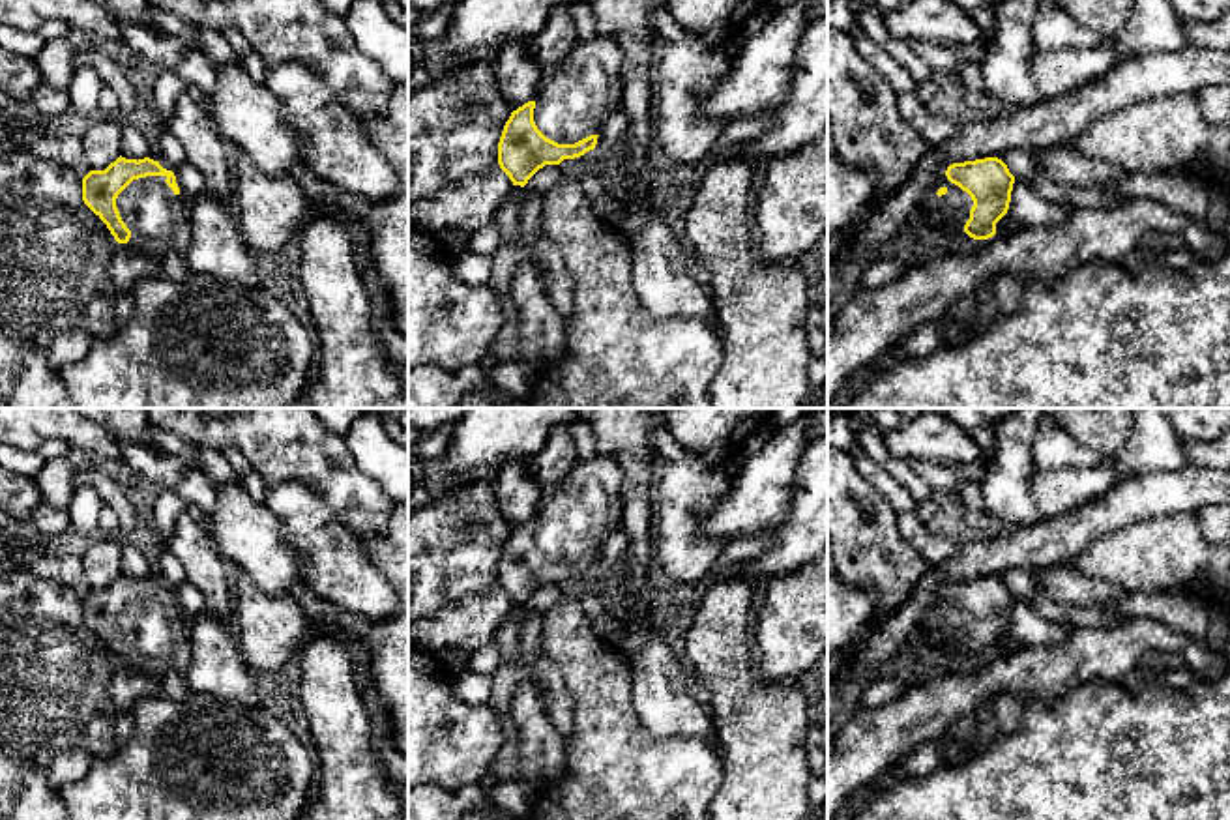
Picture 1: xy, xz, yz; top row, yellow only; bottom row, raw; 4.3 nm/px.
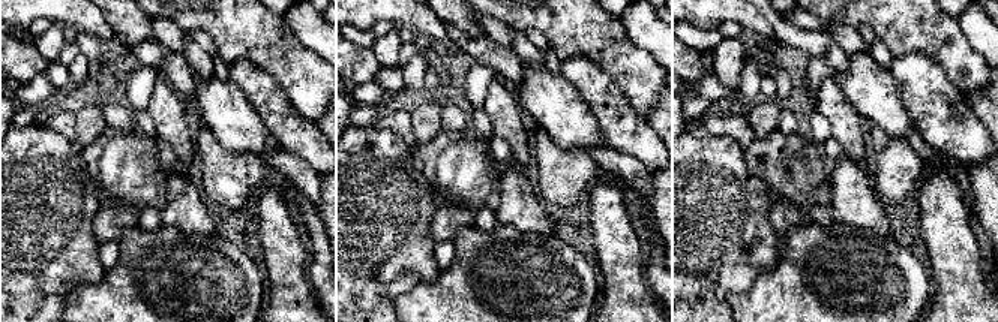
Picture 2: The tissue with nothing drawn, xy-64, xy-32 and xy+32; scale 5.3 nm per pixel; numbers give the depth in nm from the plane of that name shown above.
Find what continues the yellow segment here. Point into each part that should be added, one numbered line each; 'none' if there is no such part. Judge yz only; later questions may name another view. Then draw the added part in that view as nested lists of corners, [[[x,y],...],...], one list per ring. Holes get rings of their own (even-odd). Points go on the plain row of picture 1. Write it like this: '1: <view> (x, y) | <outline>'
1: yz (953, 626) | [[[945,592],[942,595],[938,608],[940,607],[945,607],[947,612],[942,616],[934,614],[929,625],[944,640],[964,652],[964,644],[970,638],[970,629],[974,625],[972,616],[966,610],[962,610],[959,605],[951,603]]]

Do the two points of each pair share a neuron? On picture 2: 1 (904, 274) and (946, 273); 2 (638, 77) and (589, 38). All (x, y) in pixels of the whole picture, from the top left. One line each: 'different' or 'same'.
1: different
2: same

